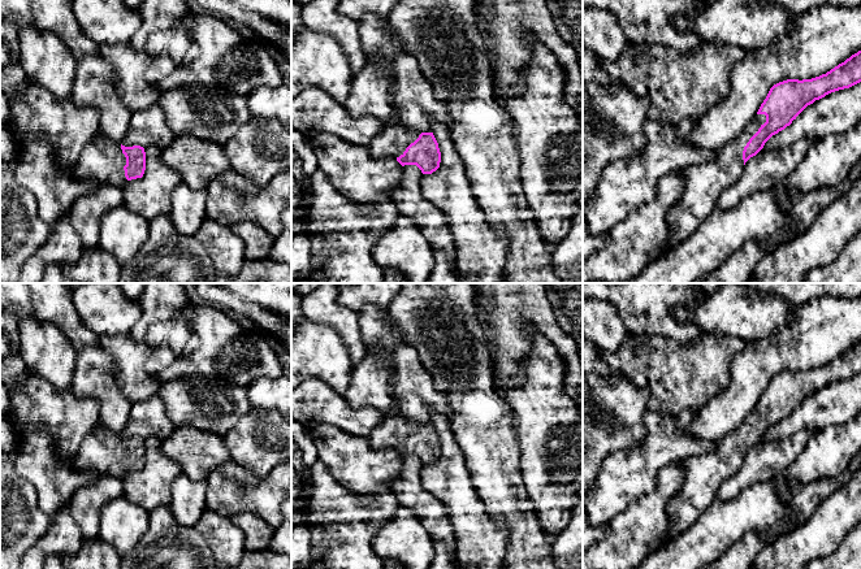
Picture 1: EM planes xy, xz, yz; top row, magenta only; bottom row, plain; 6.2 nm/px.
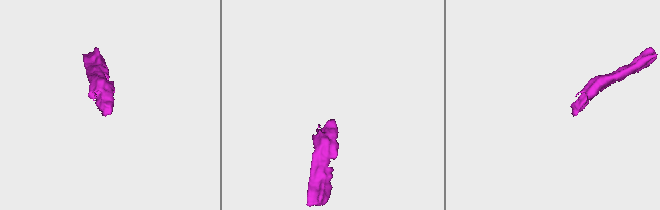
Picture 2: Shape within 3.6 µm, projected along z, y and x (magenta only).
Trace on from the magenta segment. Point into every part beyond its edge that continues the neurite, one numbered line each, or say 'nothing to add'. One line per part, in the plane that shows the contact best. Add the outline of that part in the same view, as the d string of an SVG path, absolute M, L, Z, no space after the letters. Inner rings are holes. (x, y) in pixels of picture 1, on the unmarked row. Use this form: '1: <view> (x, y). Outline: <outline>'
1: yz (704, 473). Outline: M756 405L740 426L717 442L711 451L683 461L685 475L682 490L667 507L667 542L693 525L715 499L718 487L739 472L744 462L744 438L765 413L765 405Z

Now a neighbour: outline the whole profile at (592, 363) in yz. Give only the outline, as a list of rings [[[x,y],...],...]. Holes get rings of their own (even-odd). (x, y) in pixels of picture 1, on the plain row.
[[[583,336],[583,373],[587,375],[611,377],[620,375],[614,372],[600,355],[598,347]]]

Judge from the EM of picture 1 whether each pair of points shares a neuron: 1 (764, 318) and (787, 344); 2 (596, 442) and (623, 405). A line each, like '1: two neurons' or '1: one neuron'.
1: two neurons
2: one neuron

